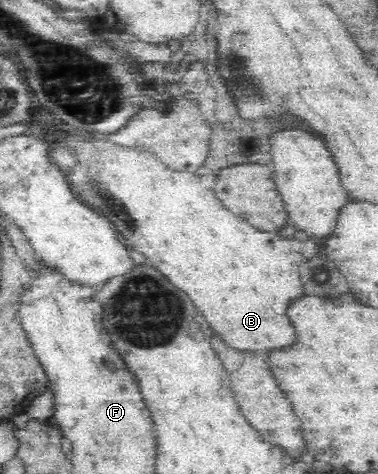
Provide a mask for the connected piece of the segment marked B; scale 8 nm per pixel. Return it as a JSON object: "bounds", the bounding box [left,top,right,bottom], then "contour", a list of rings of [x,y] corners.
{"bounds":[58,134,319,354],"contour":[[[64,134],[60,138],[58,145],[70,148],[78,158],[78,166],[72,174],[68,174],[72,190],[82,196],[82,202],[98,206],[98,210],[114,222],[116,230],[122,232],[126,246],[142,252],[158,272],[162,272],[178,290],[186,292],[214,334],[220,335],[228,346],[236,350],[258,354],[270,354],[272,350],[288,348],[298,342],[296,327],[287,314],[290,304],[305,295],[299,268],[304,261],[319,254],[313,239],[304,242],[290,240],[250,226],[243,218],[228,212],[212,190],[204,190],[200,186],[198,173],[166,170],[166,165],[149,152],[134,154],[126,148],[122,150],[118,144],[104,142],[96,135],[78,139]]]}

